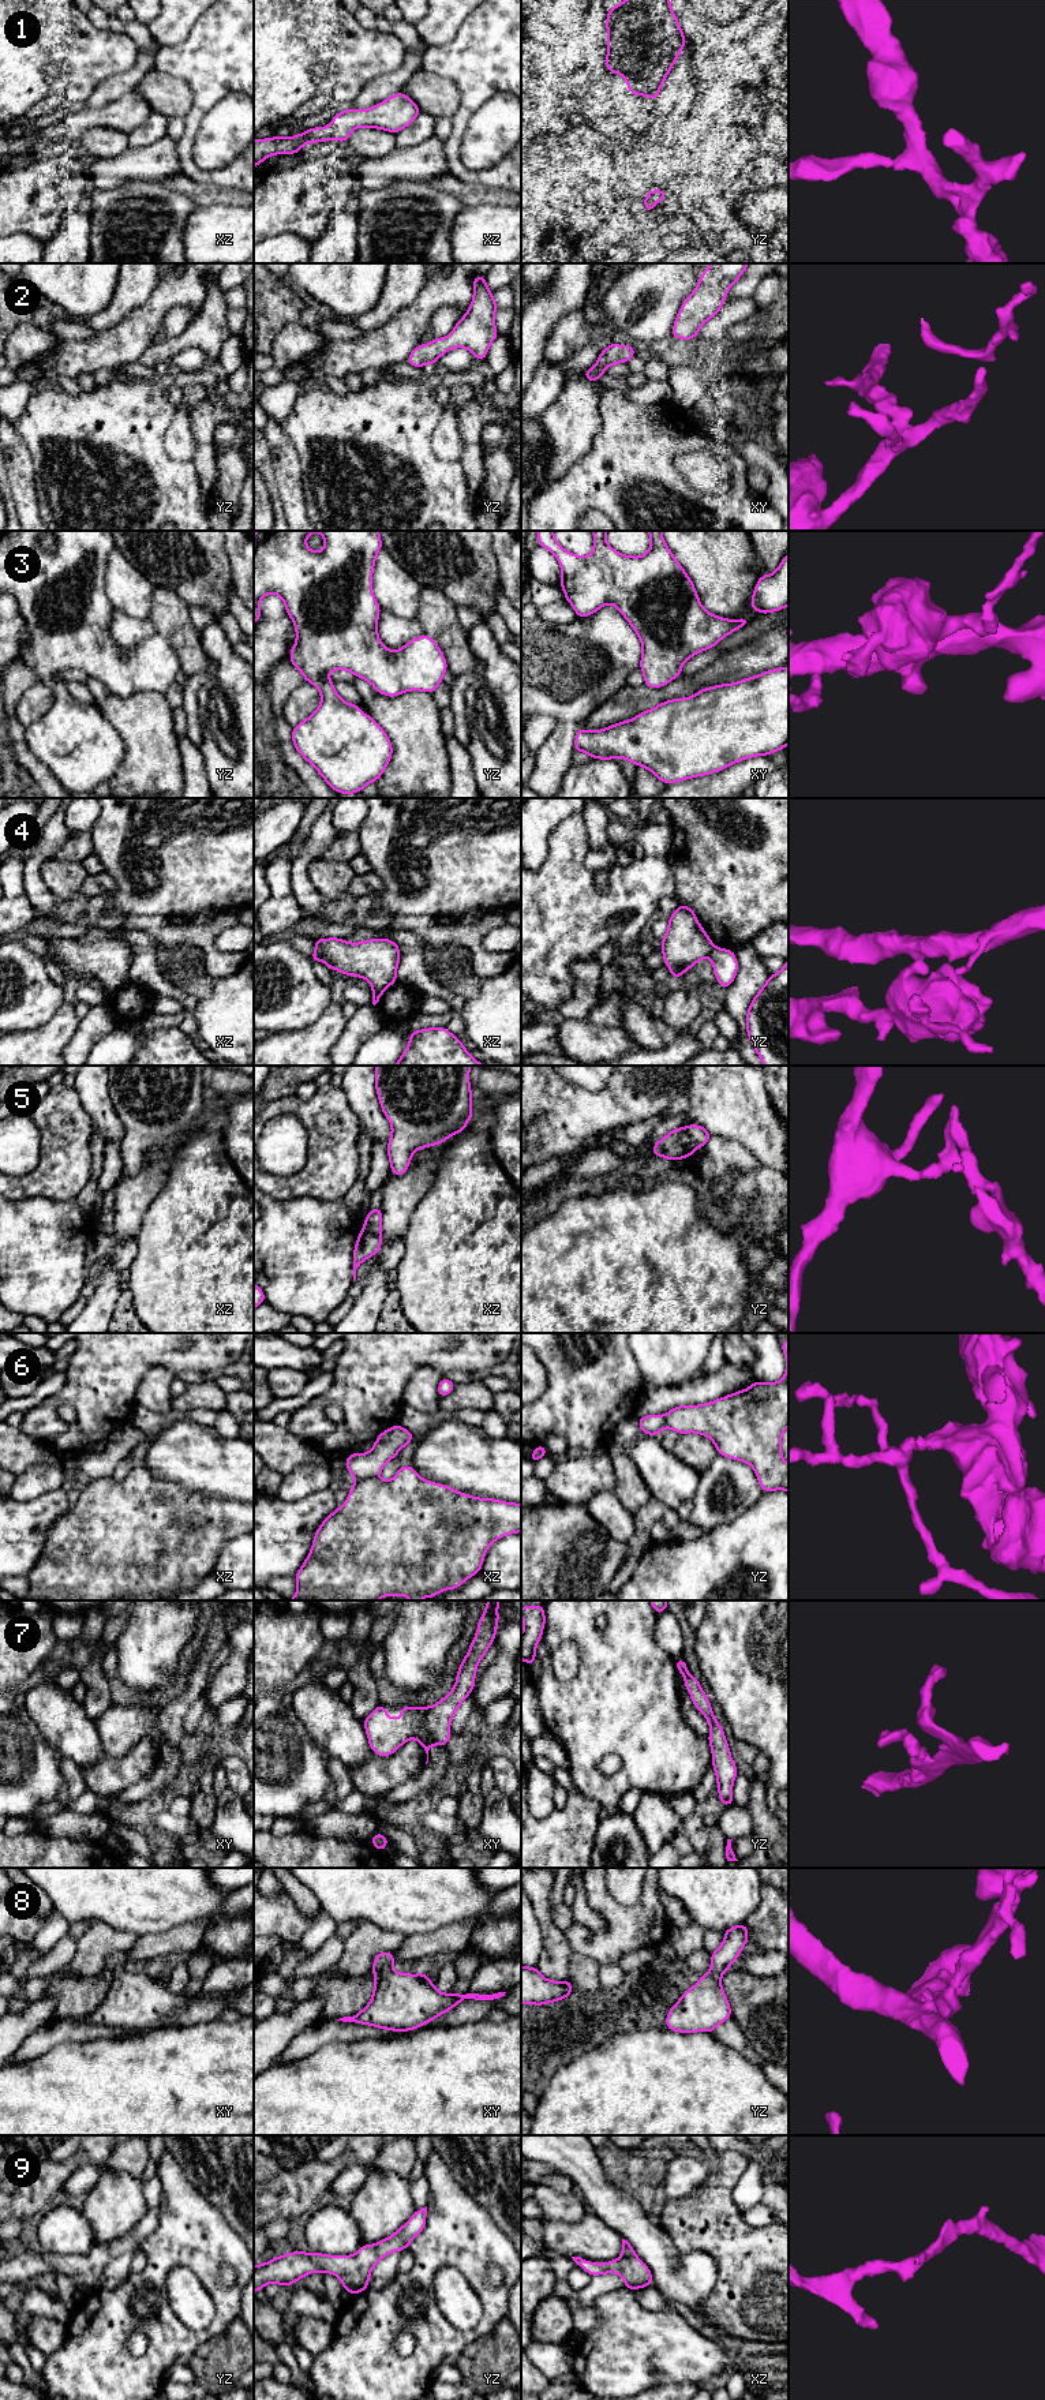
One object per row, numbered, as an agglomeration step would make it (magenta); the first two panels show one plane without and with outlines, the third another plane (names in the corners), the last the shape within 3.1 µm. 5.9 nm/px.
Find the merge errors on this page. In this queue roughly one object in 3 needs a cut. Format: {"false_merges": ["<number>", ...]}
{"false_merges": ["4", "5", "6"]}

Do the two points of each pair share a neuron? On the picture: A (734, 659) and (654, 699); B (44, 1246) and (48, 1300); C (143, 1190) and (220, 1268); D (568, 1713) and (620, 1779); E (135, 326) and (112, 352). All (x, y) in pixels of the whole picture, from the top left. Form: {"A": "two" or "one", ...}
{"A": "one", "B": "one", "C": "two", "D": "one", "E": "one"}

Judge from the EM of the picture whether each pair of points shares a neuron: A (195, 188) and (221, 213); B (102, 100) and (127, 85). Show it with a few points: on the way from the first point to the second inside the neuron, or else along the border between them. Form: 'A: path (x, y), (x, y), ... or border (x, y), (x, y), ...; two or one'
A: border (239, 205), (212, 203), (198, 208); two
B: path (108, 94), (122, 85); one

